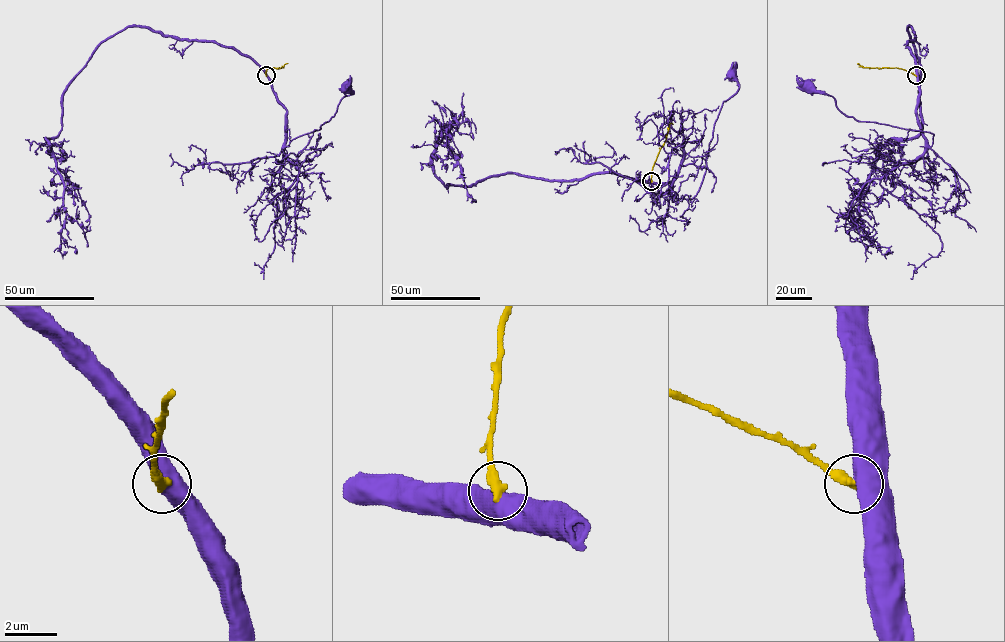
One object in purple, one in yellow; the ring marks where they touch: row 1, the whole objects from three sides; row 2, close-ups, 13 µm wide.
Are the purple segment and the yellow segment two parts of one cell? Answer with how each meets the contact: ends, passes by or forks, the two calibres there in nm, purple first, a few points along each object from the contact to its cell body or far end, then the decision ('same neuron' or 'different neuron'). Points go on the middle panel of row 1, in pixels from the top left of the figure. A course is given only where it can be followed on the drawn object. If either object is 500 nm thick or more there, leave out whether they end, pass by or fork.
750/440 nm | purple via (652, 181), (672, 182), (674, 198), (696, 193), (714, 122), (722, 103), (738, 89), (732, 74) | yellow via (652, 181), (653, 164), (666, 140), (667, 128), (673, 124) | different neuron

